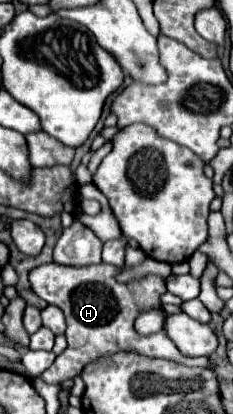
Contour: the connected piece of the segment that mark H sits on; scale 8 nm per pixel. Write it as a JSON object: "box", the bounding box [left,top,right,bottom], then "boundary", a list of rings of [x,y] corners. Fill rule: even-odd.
{"box":[30,264,209,384],"boundary":[[[44,264],[30,272],[32,290],[48,304],[58,306],[66,316],[66,340],[68,348],[56,356],[54,364],[40,376],[48,384],[60,384],[62,380],[76,378],[86,364],[114,352],[138,352],[150,358],[166,358],[186,366],[209,367],[209,357],[182,356],[168,336],[138,336],[134,330],[134,318],[148,308],[160,304],[160,296],[166,292],[166,284],[160,276],[146,276],[128,284],[118,284],[114,278],[120,268],[110,264],[74,268],[62,264]]]}

